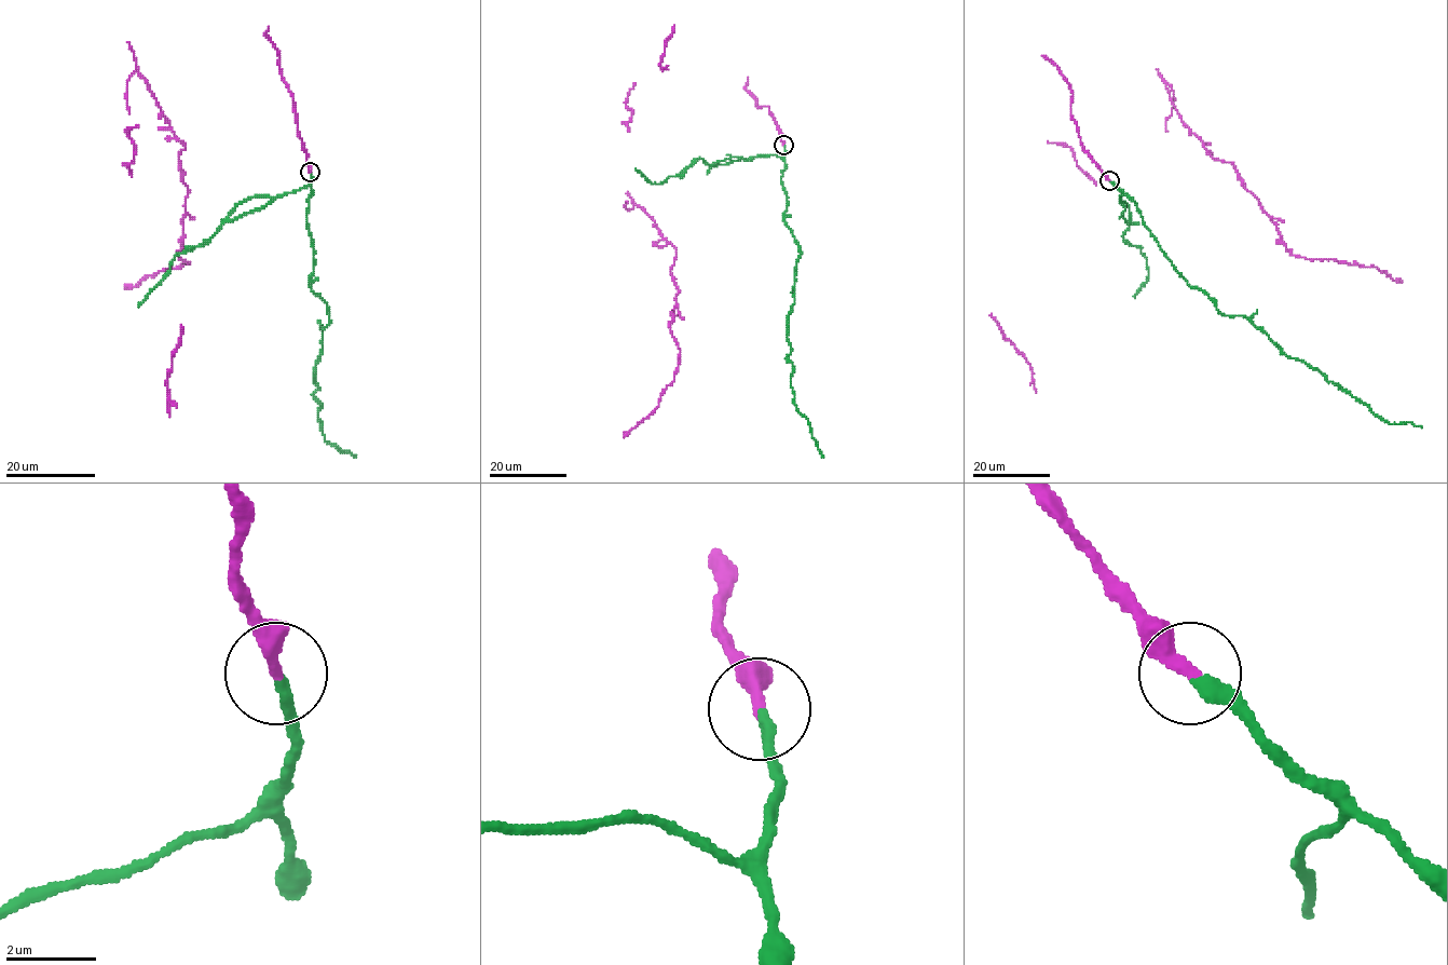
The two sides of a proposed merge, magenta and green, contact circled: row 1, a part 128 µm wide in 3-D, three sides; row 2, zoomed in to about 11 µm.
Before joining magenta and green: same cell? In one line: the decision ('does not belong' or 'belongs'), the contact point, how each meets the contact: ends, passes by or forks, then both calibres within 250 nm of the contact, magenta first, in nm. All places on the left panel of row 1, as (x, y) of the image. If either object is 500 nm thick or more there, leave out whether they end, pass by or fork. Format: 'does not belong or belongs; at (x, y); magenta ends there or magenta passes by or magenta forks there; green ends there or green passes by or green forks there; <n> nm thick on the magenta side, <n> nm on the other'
does not belong; at (310, 172); magenta ends there; green ends there; 360 nm thick on the magenta side, 280 nm on the other

